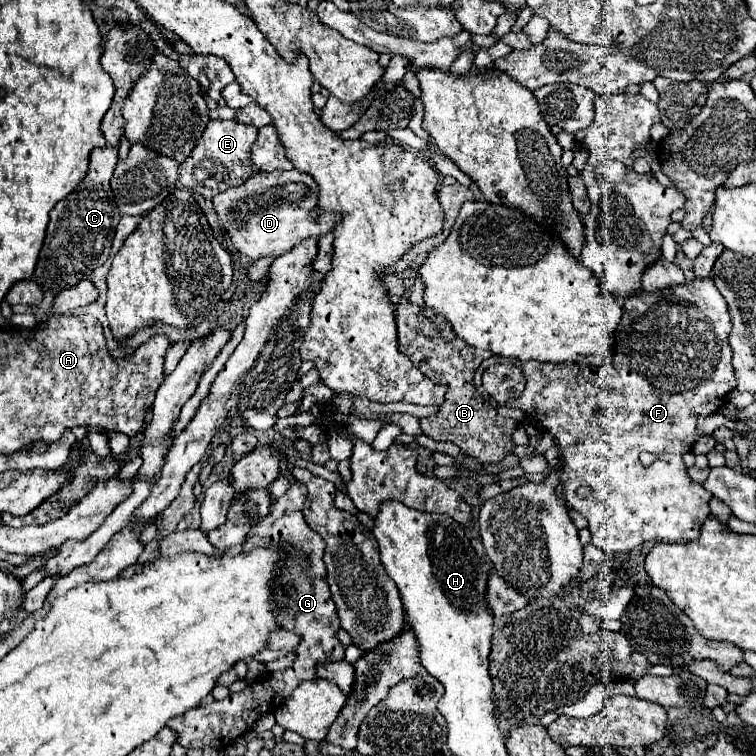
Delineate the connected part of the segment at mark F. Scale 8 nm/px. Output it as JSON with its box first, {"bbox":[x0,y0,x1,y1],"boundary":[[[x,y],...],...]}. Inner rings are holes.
{"bbox":[510,277,736,553],"boundary":[[[694,277],[692,281],[674,285],[674,287],[666,287],[660,291],[644,291],[638,289],[634,291],[630,297],[624,299],[624,315],[622,321],[618,325],[616,331],[616,345],[614,345],[614,359],[608,365],[600,365],[600,367],[592,367],[592,365],[584,365],[584,363],[542,363],[542,361],[520,361],[520,367],[528,379],[524,393],[514,399],[510,403],[510,407],[518,407],[522,411],[526,411],[530,415],[530,419],[542,427],[544,431],[548,431],[560,451],[560,461],[566,463],[562,465],[562,473],[560,473],[560,481],[566,485],[566,499],[570,501],[570,505],[582,513],[588,521],[588,529],[592,533],[592,543],[598,545],[600,549],[604,549],[604,553],[622,552],[628,553],[630,549],[642,545],[642,543],[688,543],[688,541],[696,541],[700,535],[700,527],[702,523],[708,519],[710,509],[708,509],[708,501],[712,499],[712,493],[706,491],[700,483],[694,483],[688,475],[686,475],[686,465],[682,463],[682,455],[688,453],[694,443],[702,437],[696,421],[700,415],[712,415],[718,413],[726,407],[730,391],[736,387],[736,375],[734,375],[734,367],[732,367],[732,353],[730,353],[730,345],[728,345],[728,335],[730,335],[730,315],[726,309],[726,301],[722,297],[722,293],[716,289],[712,277],[700,279]],[[580,485],[588,485],[592,487],[592,495],[590,499],[578,499],[576,497],[576,489]]]}

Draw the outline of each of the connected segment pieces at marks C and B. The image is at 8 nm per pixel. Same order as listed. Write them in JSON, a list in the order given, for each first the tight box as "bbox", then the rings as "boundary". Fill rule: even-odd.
[{"bbox":[32,145,120,293],"boundary":[[[106,145],[92,149],[90,167],[80,187],[50,211],[46,239],[38,257],[36,271],[32,275],[32,279],[44,291],[60,293],[62,289],[86,279],[96,267],[100,267],[106,261],[112,247],[116,225],[120,221],[120,213],[114,205],[114,195],[110,191],[110,177],[114,173],[116,163],[118,147]]]},{"bbox":[396,299,518,465],"boundary":[[[404,299],[396,307],[396,327],[398,327],[398,349],[412,359],[412,363],[432,381],[446,383],[448,393],[446,401],[440,405],[440,411],[432,417],[420,419],[420,427],[424,435],[434,441],[450,441],[456,443],[462,455],[480,461],[482,465],[500,463],[506,455],[516,447],[512,441],[512,433],[518,427],[518,421],[510,417],[502,417],[496,413],[492,405],[486,405],[482,395],[476,391],[472,377],[482,361],[490,359],[490,351],[478,351],[472,345],[466,345],[464,339],[454,335],[450,323],[434,313],[428,305],[414,305]]]}]

